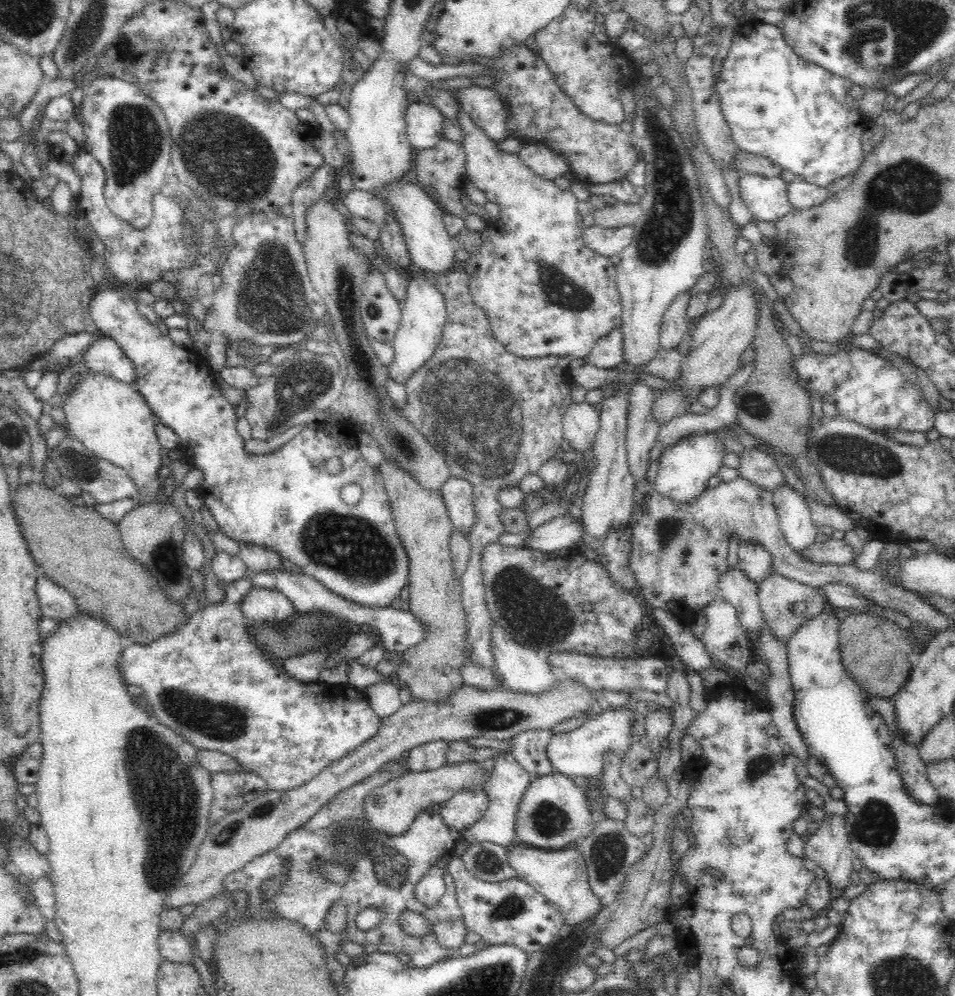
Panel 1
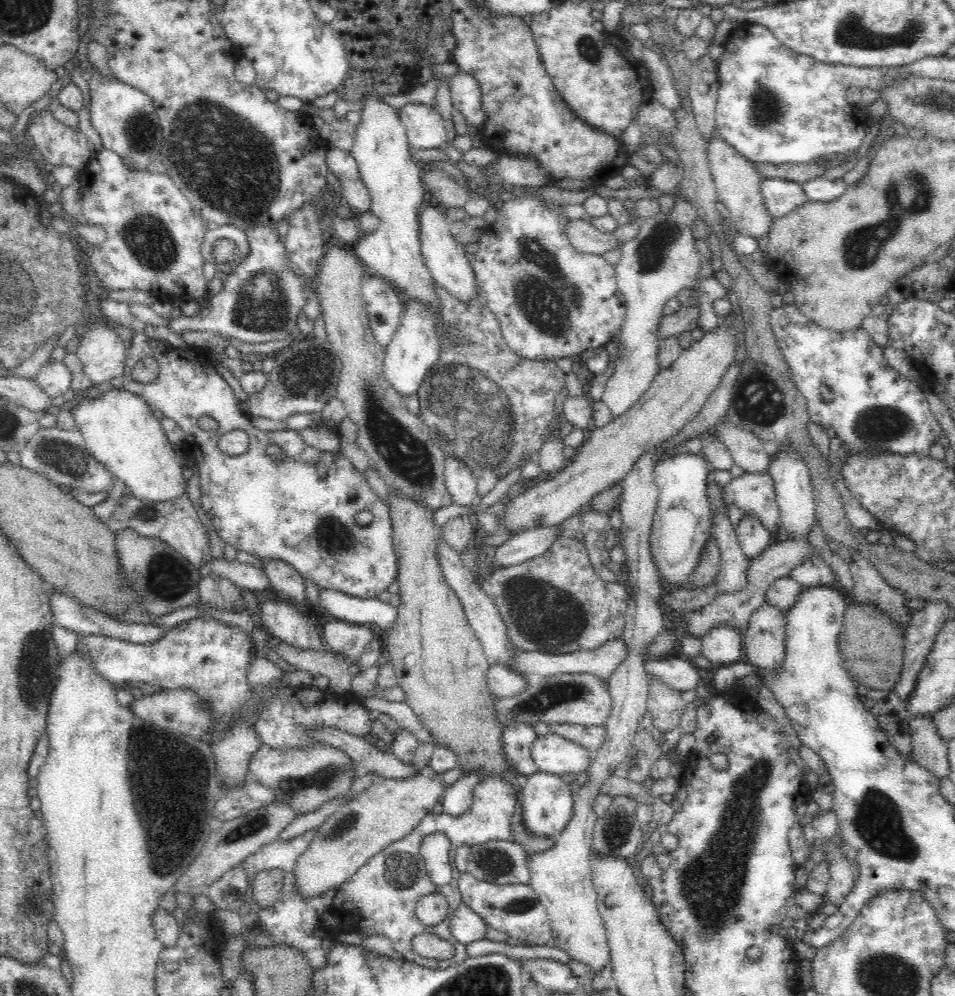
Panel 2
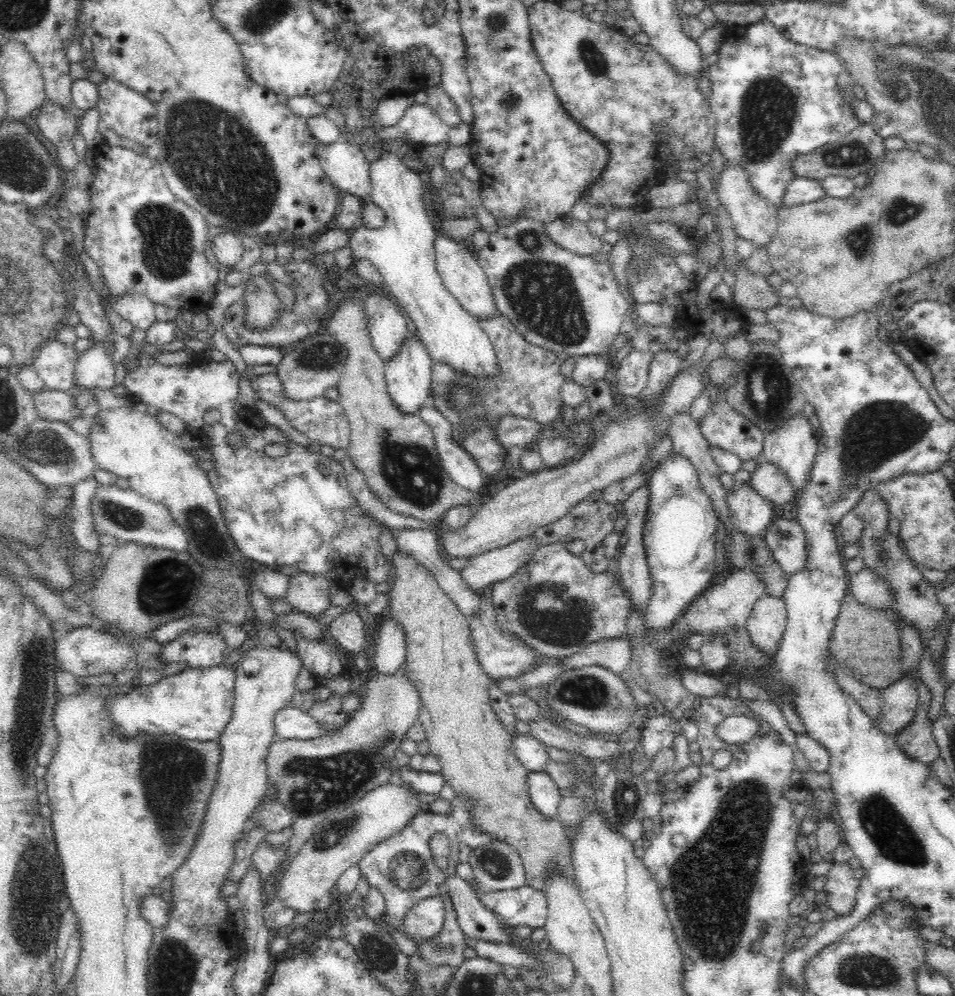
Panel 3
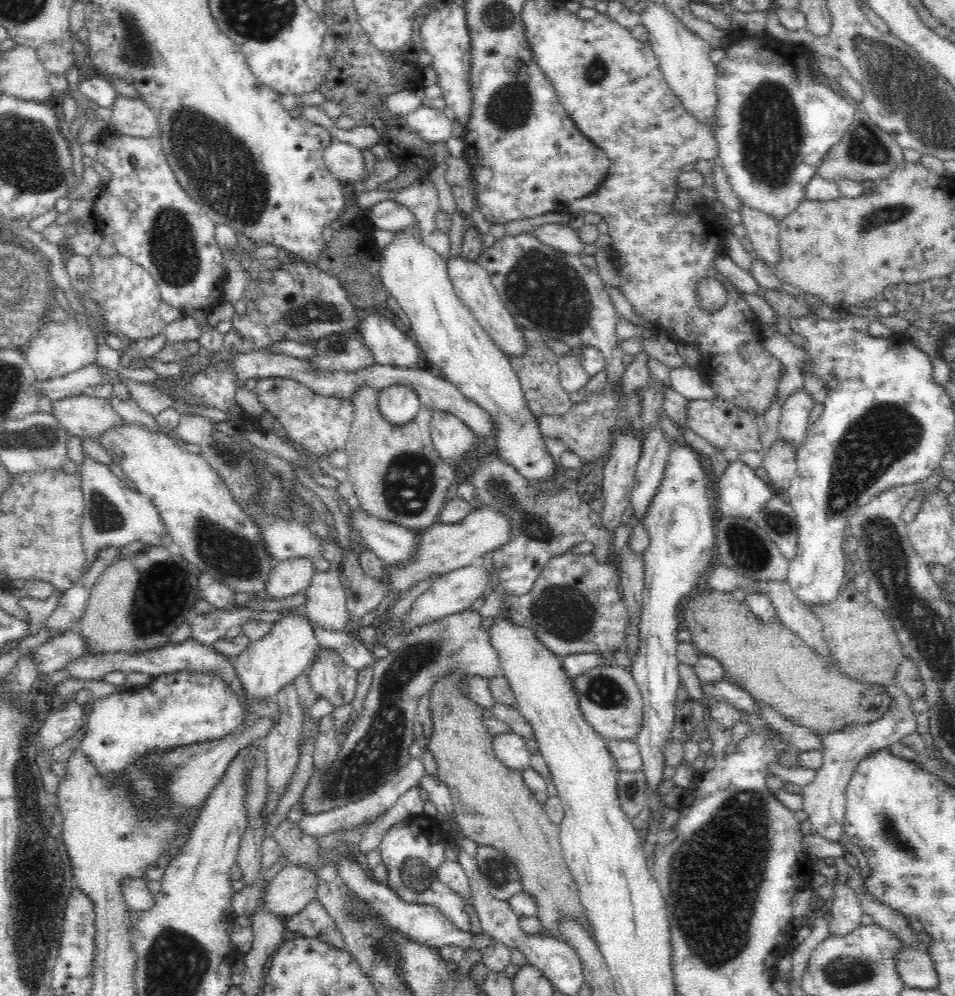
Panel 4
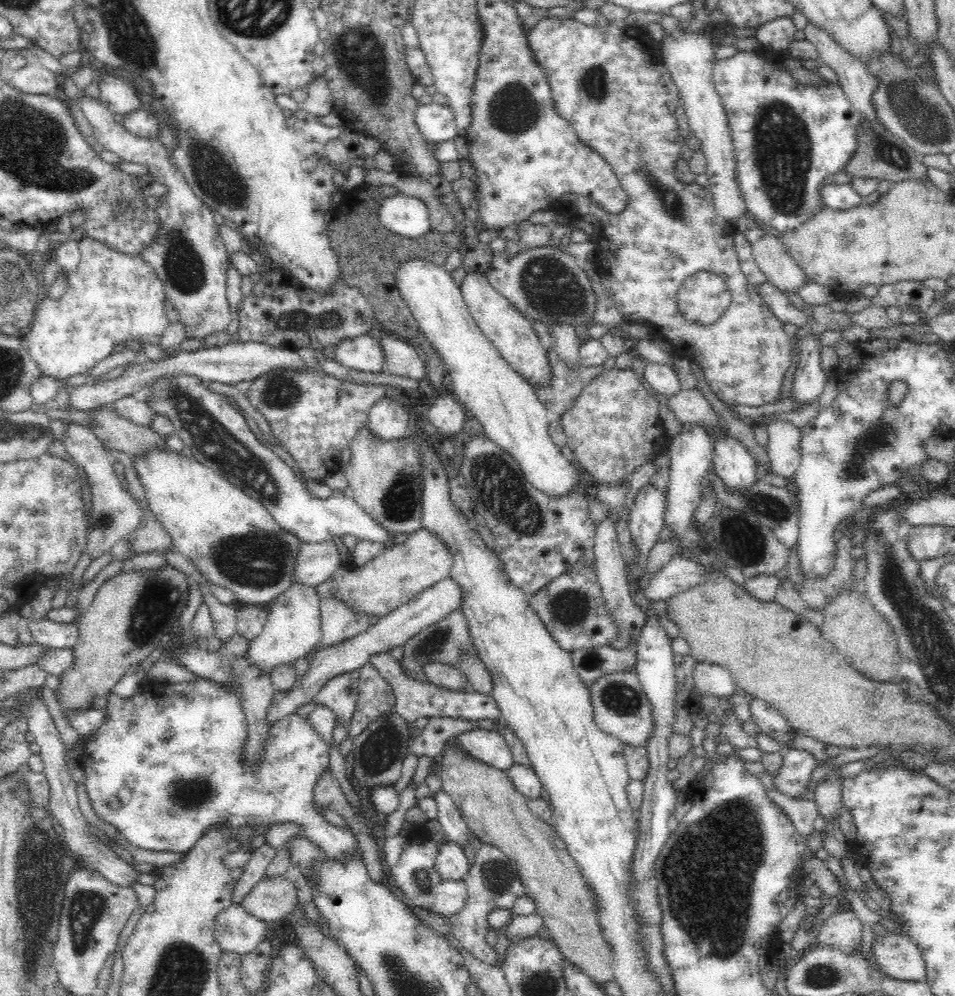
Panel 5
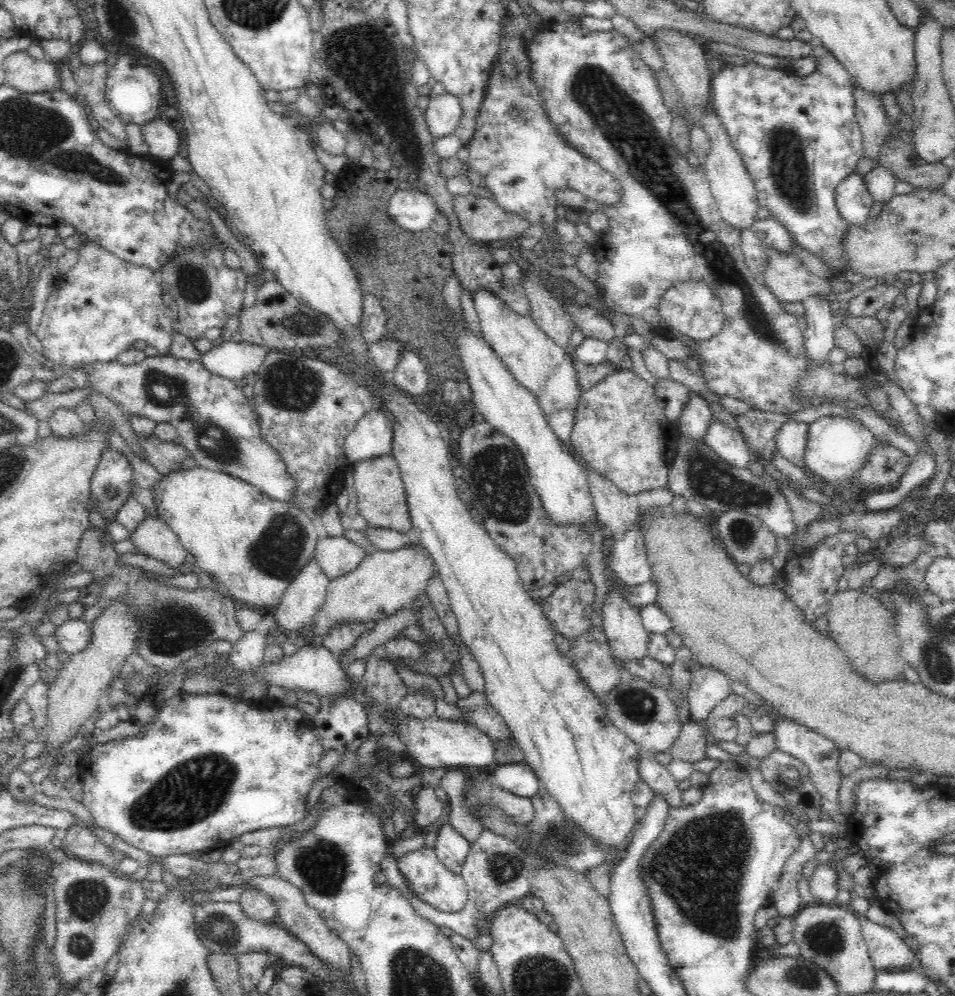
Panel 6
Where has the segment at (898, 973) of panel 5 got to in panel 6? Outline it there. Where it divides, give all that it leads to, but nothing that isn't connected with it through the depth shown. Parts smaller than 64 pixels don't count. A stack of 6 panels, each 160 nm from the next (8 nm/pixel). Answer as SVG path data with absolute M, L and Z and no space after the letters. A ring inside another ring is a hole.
M857 916L862 934L867 942L869 958L876 972L910 970L915 964L915 954L903 938L890 927L880 926L868 917Z

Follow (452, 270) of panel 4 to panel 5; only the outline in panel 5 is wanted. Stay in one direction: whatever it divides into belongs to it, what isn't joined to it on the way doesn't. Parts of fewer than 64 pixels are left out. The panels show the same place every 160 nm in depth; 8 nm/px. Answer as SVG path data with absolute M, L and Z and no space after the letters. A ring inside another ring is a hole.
M466 271L464 280L459 286L463 299L481 328L483 335L500 351L504 360L531 384L548 384L550 382L550 363L546 359L546 350L538 339L534 325L512 303L498 293L485 273Z

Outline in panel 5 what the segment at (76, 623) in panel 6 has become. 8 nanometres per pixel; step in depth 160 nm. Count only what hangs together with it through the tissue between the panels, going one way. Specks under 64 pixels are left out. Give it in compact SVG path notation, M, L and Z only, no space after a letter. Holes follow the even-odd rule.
M29 620L27 631L31 642L52 649L73 648L78 640L78 628L75 624L57 624L50 620Z

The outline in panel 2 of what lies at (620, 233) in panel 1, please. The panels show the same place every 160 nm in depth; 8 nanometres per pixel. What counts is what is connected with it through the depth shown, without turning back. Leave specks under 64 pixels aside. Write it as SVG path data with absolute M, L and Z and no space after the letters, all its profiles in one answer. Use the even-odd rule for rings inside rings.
M582 218L570 219L566 230L571 245L578 252L603 255L609 250L618 250L622 244L612 231L600 232L592 223L585 222Z

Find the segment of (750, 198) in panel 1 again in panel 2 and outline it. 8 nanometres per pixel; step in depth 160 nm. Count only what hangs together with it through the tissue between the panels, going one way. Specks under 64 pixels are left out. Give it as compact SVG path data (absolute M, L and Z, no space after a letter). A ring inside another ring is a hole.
M783 178L760 180L762 203L772 218L780 218L806 202L802 185Z

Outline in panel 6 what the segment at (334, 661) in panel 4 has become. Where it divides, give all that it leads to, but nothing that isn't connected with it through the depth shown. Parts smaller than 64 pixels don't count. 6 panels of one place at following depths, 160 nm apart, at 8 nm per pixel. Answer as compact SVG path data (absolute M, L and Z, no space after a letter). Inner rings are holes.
M371 658L357 660L344 668L346 679L350 681L350 688L344 694L334 696L320 696L319 709L312 720L312 729L317 733L324 748L336 748L336 752L344 754L346 750L356 751L358 746L364 742L366 734L369 734L368 723L366 723L366 711L363 704L355 699L355 688L361 684L365 674L366 661Z

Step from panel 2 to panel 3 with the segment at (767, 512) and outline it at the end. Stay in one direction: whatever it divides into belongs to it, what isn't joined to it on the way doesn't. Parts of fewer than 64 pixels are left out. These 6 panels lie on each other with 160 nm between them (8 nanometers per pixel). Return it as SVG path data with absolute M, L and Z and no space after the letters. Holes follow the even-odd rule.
M761 461L750 473L750 477L748 486L762 496L767 504L773 508L776 505L790 506L793 501L793 489L780 467L768 461Z

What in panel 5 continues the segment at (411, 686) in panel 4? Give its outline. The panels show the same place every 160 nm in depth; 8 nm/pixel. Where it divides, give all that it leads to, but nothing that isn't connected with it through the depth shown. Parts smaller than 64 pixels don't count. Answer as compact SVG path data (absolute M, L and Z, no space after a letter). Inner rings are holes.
M460 608L454 610L443 620L428 626L418 632L410 640L402 644L403 655L398 663L404 675L410 679L418 679L419 674L425 674L424 667L427 663L442 663L444 665L456 667L459 665L464 655L478 657L477 648L474 646L472 635L470 635L470 621L464 617ZM393 705L390 710L382 712L374 722L366 724L366 728L353 738L352 752L349 754L352 773L348 778L355 791L358 788L369 791L378 785L392 785L400 778L403 762L410 754L409 744L413 737L411 728L412 724L402 718Z

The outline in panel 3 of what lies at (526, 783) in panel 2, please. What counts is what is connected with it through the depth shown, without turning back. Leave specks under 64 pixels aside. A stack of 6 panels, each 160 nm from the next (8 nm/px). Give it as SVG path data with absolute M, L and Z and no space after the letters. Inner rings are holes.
M545 771L529 773L527 785L532 805L548 819L557 817L557 806L562 796L551 776Z

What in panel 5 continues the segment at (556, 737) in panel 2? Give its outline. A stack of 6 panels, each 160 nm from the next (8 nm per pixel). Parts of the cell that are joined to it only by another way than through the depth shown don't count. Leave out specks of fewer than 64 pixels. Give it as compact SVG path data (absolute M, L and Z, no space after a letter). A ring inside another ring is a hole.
M474 729L452 738L453 744L461 746L470 756L486 763L493 768L507 771L514 766L514 756L504 740L504 735L498 731Z

